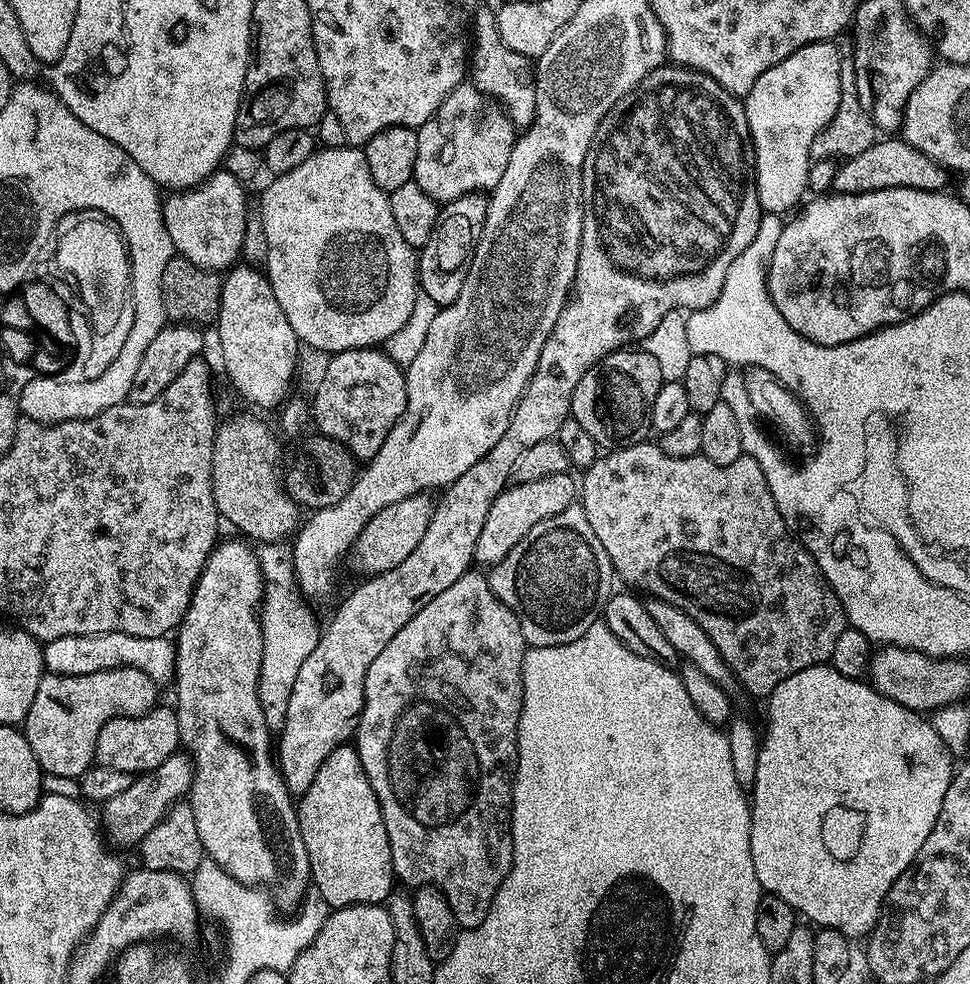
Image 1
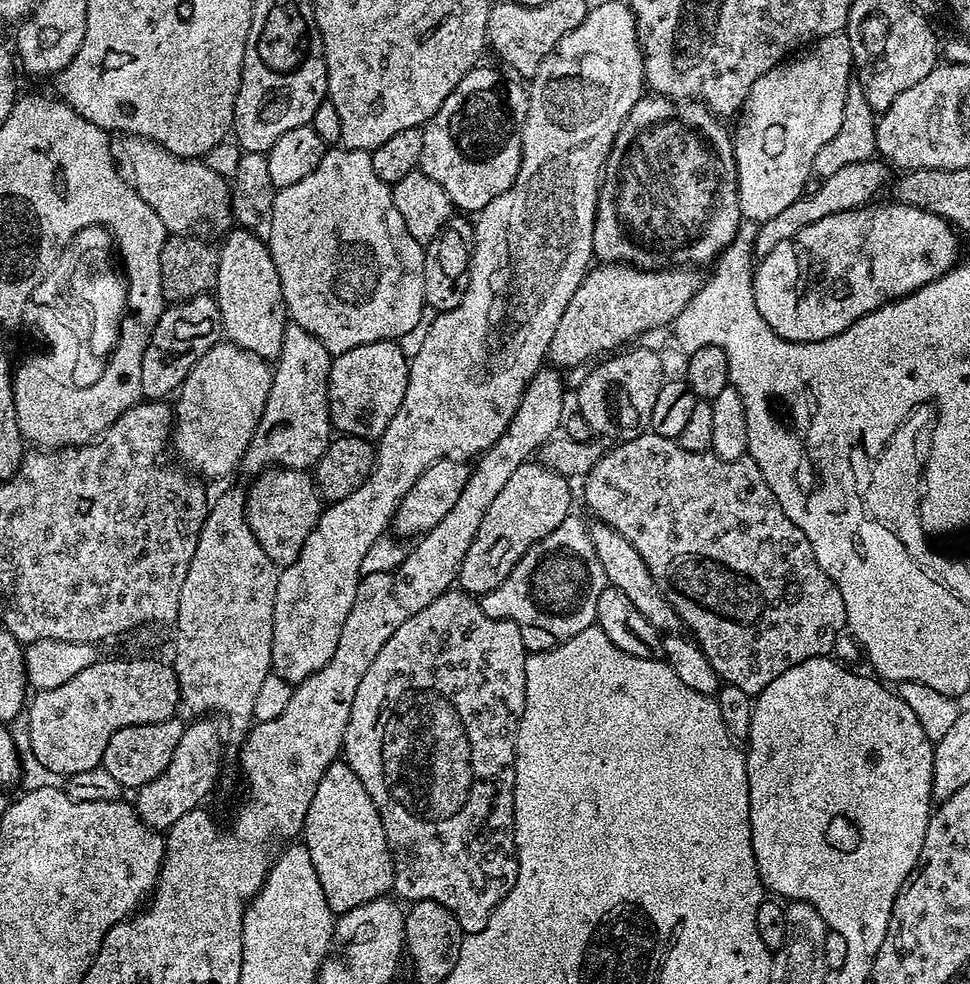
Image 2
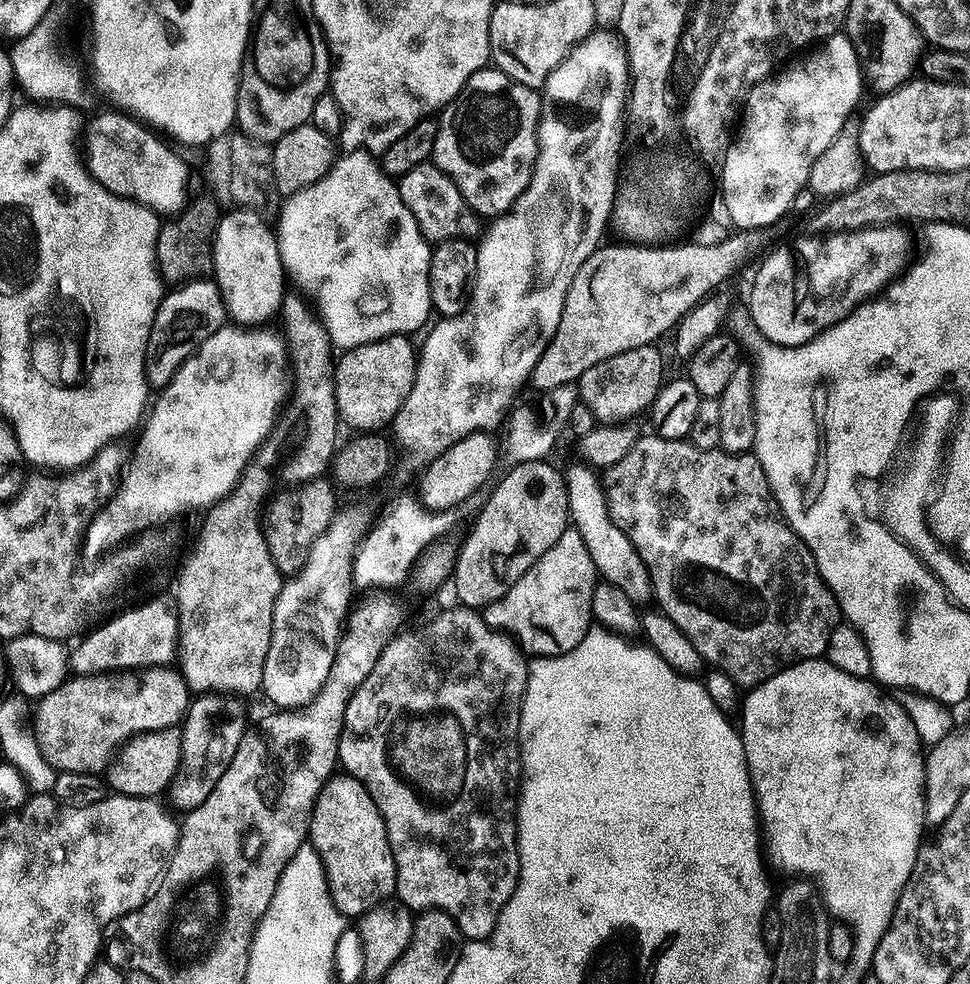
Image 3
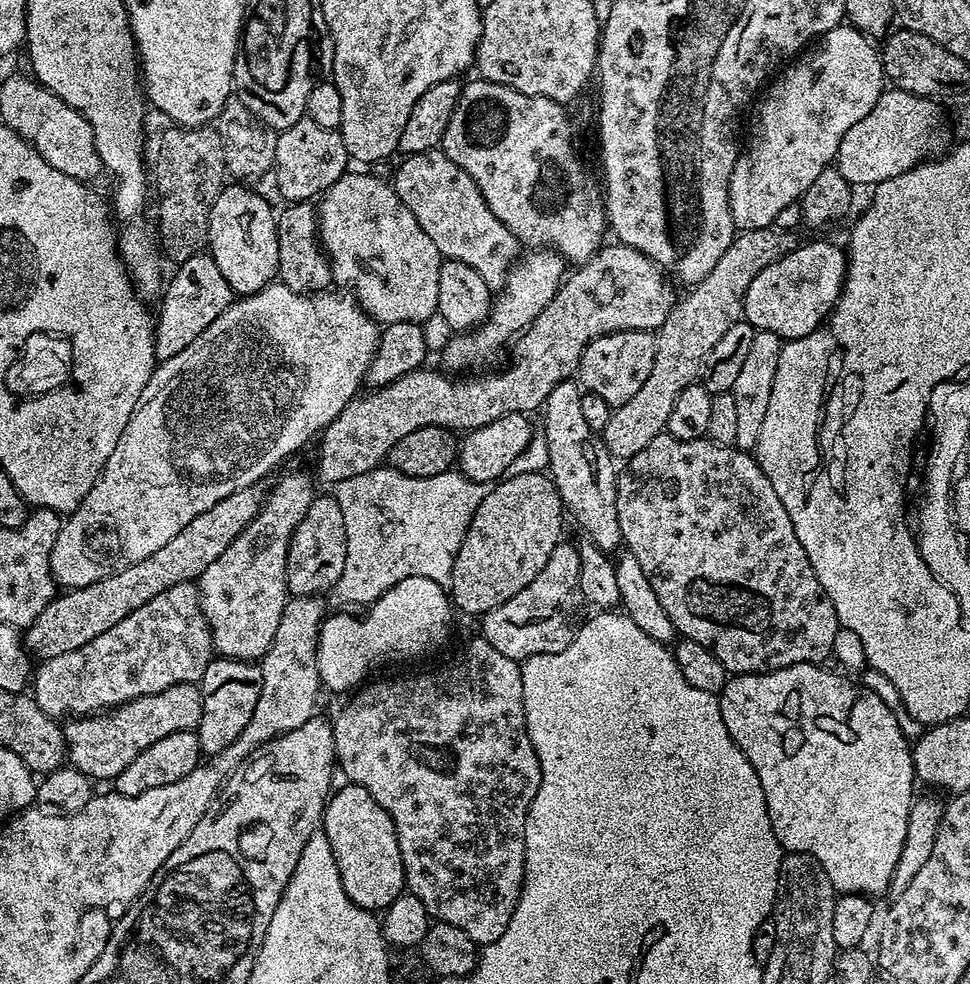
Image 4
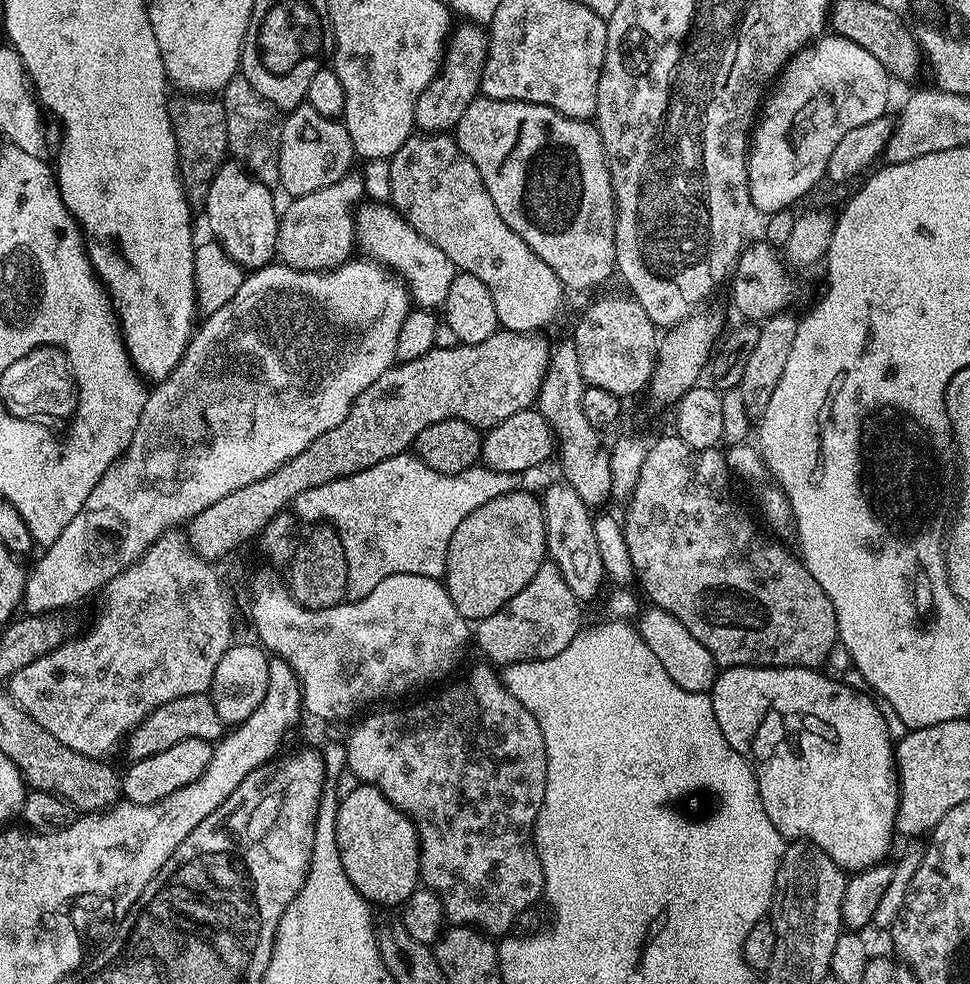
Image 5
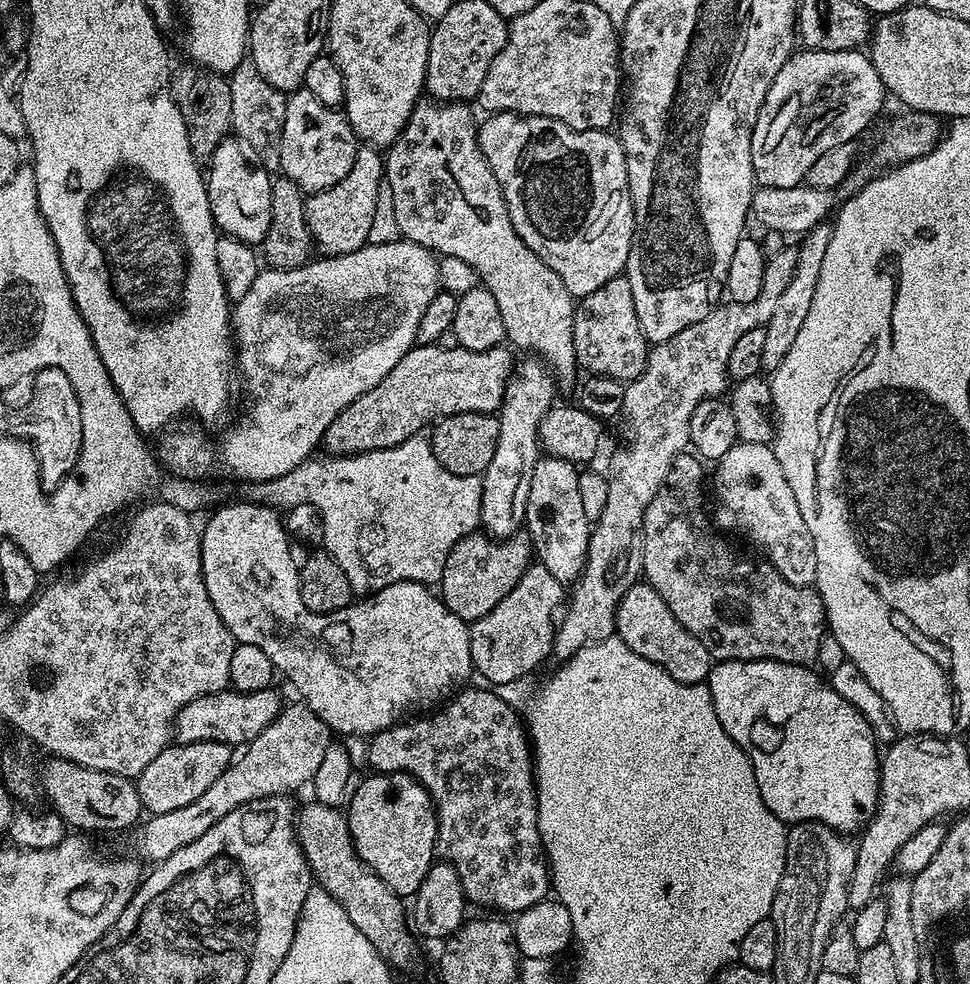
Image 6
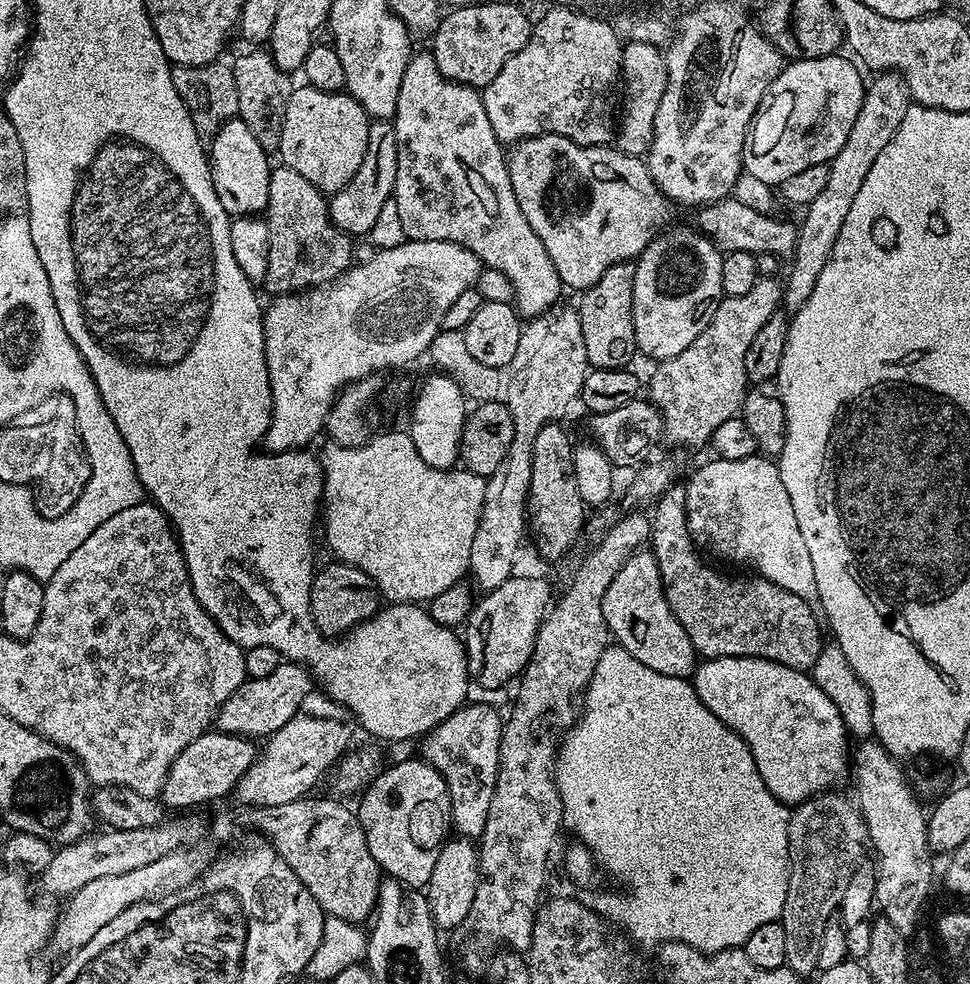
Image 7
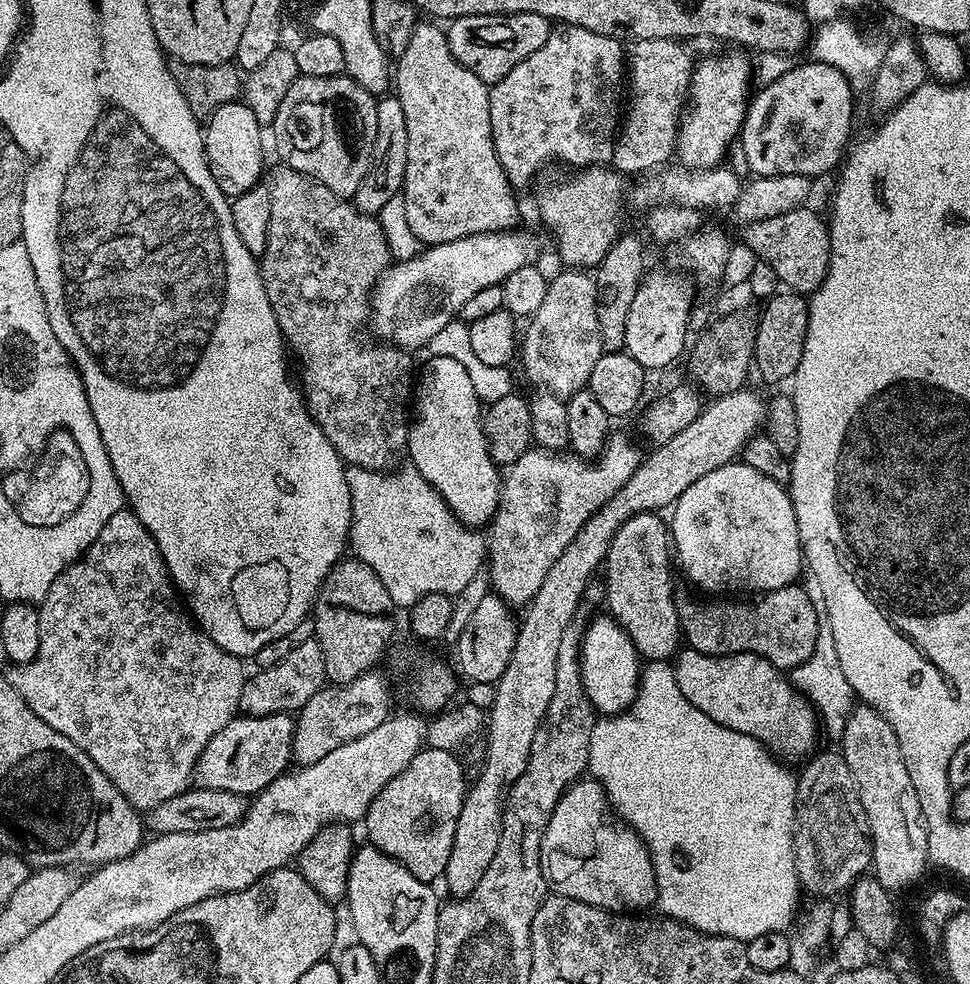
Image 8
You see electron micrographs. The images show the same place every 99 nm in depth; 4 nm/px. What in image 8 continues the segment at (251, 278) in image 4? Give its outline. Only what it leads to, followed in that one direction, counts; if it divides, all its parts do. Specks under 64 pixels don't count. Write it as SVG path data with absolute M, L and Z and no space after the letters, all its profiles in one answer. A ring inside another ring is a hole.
M235 100L226 106L218 106L218 110L214 110L214 114L207 117L202 131L204 134L204 153L210 166L210 174L214 178L214 182L218 182L224 196L229 198L241 196L246 194L246 190L261 183L266 172L266 167L264 168L264 140L260 137L262 127L258 118L254 118L254 110L250 110L248 104Z

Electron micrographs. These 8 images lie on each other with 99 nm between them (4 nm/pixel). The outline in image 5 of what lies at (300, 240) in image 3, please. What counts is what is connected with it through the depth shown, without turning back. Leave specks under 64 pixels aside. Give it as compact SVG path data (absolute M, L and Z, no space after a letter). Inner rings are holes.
M380 202L361 203L356 210L356 243L367 259L383 264L404 281L413 305L433 310L443 305L458 270L434 242L426 242L395 208Z

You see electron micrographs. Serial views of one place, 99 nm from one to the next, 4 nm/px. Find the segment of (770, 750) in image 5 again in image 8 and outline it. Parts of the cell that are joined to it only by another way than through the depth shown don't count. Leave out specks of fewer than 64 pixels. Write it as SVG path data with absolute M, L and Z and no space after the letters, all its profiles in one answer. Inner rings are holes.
M685 647L675 657L674 667L678 690L682 690L706 718L714 718L714 722L730 730L752 736L781 757L807 757L817 747L818 715L815 708L796 690L789 677L766 658L749 652L707 656Z

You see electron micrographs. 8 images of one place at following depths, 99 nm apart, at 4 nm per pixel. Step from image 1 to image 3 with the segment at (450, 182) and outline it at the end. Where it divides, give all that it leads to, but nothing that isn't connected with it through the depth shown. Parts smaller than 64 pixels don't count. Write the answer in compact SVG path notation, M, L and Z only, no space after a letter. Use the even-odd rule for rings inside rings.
M485 66L477 70L473 76L468 79L466 86L462 86L462 90L448 104L444 105L438 116L438 138L434 138L434 150L432 151L431 163L438 166L438 170L442 170L450 177L458 186L464 201L472 209L477 217L495 218L503 216L505 212L511 211L516 199L526 190L528 183L532 178L532 172L536 169L536 156L540 153L540 142L536 135L539 133L540 112L542 109L542 96L535 88L527 88L518 82L514 82L506 74L502 74L495 66Z

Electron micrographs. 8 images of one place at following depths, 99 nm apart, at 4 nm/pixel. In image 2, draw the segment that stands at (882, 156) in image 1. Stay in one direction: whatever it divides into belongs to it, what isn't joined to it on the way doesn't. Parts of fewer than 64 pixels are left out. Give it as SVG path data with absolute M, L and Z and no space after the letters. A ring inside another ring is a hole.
M873 158L862 162L850 162L850 166L842 166L842 170L838 170L837 173L823 177L816 189L813 187L807 194L799 196L797 200L790 202L790 206L786 206L786 210L774 214L774 218L763 221L756 228L755 251L760 256L765 256L770 254L770 250L774 250L774 246L778 246L778 242L794 238L798 230L818 222L818 218L865 207L873 199L871 196L887 182L888 171L889 165L883 159Z

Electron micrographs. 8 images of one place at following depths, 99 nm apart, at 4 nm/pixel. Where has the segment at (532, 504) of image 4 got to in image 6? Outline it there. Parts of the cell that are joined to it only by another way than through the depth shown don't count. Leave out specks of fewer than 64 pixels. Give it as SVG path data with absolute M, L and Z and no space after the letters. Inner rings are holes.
M477 530L471 536L463 536L446 558L442 578L438 582L438 595L444 605L458 618L469 622L482 618L518 586L522 574L533 563L532 537L521 530L515 536L497 542L493 537Z

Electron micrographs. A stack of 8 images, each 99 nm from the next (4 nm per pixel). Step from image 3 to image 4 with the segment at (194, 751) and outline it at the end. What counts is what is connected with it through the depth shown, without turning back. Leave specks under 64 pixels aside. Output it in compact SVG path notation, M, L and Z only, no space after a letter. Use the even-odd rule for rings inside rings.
M227 658L213 659L211 671L216 672L244 672L244 680L224 680L213 692L203 693L202 714L200 723L194 731L200 743L201 753L205 757L217 756L226 746L230 746L246 730L250 718L254 714L254 706L258 706L260 697L260 669L250 666L246 660L229 660ZM248 668L248 669L247 669Z

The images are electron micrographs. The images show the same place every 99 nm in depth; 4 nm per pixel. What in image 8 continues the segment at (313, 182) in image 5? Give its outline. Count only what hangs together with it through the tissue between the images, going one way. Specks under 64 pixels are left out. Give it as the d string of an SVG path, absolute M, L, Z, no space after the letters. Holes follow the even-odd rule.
M346 74L330 78L310 78L299 75L282 98L277 116L270 125L270 132L276 135L276 152L279 159L289 168L306 174L311 180L317 180L326 190L336 196L355 197L358 186L370 170L374 154L374 138L378 138L377 97L367 92L358 82Z

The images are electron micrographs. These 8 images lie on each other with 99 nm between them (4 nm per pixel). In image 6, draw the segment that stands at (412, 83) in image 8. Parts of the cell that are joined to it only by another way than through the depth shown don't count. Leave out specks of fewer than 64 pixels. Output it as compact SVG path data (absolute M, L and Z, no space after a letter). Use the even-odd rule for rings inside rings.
M421 102L417 104L406 122L402 134L387 149L384 174L391 193L394 194L394 213L398 220L398 230L401 237L410 243L420 244L429 252L439 254L441 257L462 258L462 262L466 262L466 266L473 268L479 283L486 290L490 290L490 294L494 294L494 302L498 302L498 311L502 314L502 326L507 343L509 345L517 344L518 347L528 351L525 353L535 354L542 361L544 367L552 373L553 381L561 389L568 388L572 383L574 383L573 385L577 383L576 372L578 373L576 351L574 350L574 318L576 317L574 297L566 290L566 286L562 286L562 278L558 278L558 274L554 274L554 270L550 270L550 266L546 266L546 262L542 262L542 258L538 258L538 254L534 254L534 250L530 250L530 246L526 246L526 242L522 242L522 238L518 238L518 230L514 230L514 222L510 222L510 214L506 210L506 202L502 198L502 190L498 186L498 178L494 178L494 170L490 170L480 149L480 143L476 137L477 117L472 117L472 112L468 108L471 107L464 102Z

